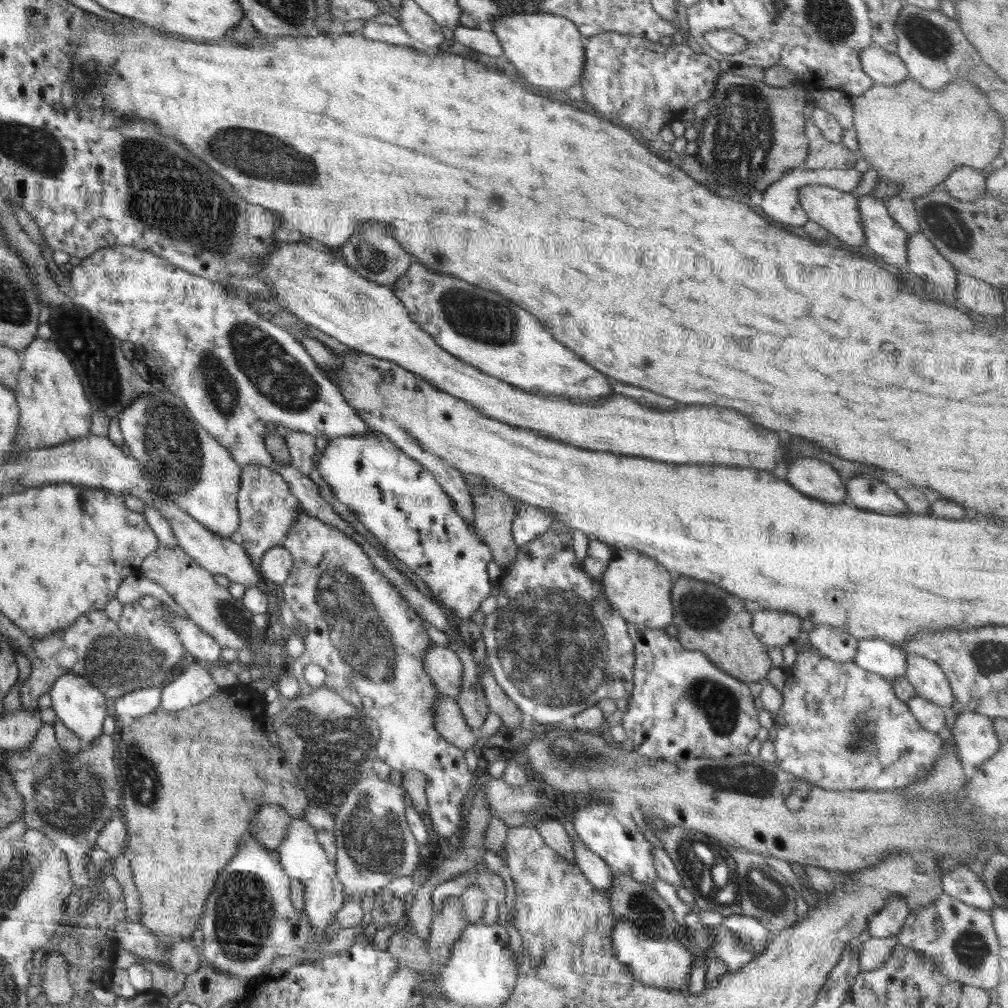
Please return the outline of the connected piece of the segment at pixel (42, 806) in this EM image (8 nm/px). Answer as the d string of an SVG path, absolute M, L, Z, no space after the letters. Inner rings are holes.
M43 724L36 733L29 749L7 751L3 768L12 777L15 789L23 800L20 819L28 829L46 832L48 842L58 845L68 856L69 868L76 888L81 895L88 893L86 876L86 854L92 850L100 831L111 822L112 814L124 804L124 780L120 780L120 740L116 740L118 750L118 778L114 768L114 740L110 735L100 735L91 745L83 745L78 752L65 751L55 736L52 725Z

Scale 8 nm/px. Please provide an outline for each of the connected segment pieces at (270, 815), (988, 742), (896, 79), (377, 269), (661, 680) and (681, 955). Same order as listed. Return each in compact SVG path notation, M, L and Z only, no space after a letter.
M279 804L263 805L255 812L247 837L254 838L268 850L275 850L289 831L287 826L292 819Z
M964 711L957 715L950 731L962 764L980 766L1001 747L992 719L986 715Z
M874 44L859 54L861 69L875 85L896 86L909 77L904 61L896 54Z
M364 228L356 236L350 237L341 248L344 261L352 270L360 273L366 280L383 285L390 286L394 283L414 261L396 240L392 240L392 236L384 236L384 228Z
M662 629L636 631L631 639L635 654L633 689L629 697L630 708L621 723L632 750L646 759L723 759L748 752L748 744L760 728L759 712L748 683L719 669L703 652L685 649L675 637Z
M617 917L610 933L610 944L618 962L629 968L629 973L636 981L650 987L680 990L688 987L690 971L693 969L692 950L695 945L692 937L689 938L677 938L676 933L660 940L643 937L633 929L629 921Z

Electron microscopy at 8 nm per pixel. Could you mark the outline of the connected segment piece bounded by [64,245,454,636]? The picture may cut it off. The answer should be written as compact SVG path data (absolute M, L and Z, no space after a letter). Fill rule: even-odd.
M133 246L101 248L83 258L77 266L69 267L69 271L70 285L64 291L66 299L70 298L70 302L88 309L116 338L132 342L135 358L147 364L152 378L162 380L165 389L184 402L193 419L223 448L230 451L232 459L238 465L260 464L273 469L287 482L304 512L345 532L346 536L360 543L373 566L390 584L396 586L396 590L409 602L418 616L428 620L447 636L454 633L450 630L446 615L437 604L420 593L409 578L378 553L380 550L334 512L332 506L320 496L318 485L310 477L300 474L291 463L290 466L278 466L272 456L268 455L265 437L268 433L267 424L270 422L282 424L288 431L304 432L314 438L322 437L327 440L343 435L364 436L366 433L376 432L357 415L357 411L346 402L339 388L318 368L315 360L312 360L298 340L273 322L264 320L244 297L230 293L221 283L196 276L160 256Z

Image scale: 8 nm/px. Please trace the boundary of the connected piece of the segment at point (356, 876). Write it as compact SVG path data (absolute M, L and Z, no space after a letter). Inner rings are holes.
M370 774L362 779L342 801L335 812L333 828L337 855L335 860L336 881L342 883L346 900L362 900L370 891L377 891L386 887L387 884L400 877L418 876L421 864L425 859L426 850L420 846L413 837L405 819L405 807L409 802L403 785L396 785L387 778L380 778L376 774Z

